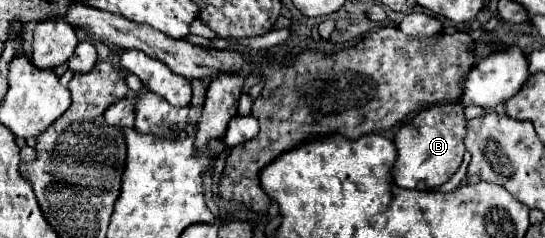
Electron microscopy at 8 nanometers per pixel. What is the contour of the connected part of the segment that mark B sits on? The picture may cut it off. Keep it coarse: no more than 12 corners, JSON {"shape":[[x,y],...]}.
{"shape":[[435,104],[397,136],[401,188],[445,184],[465,154],[465,106]]}

